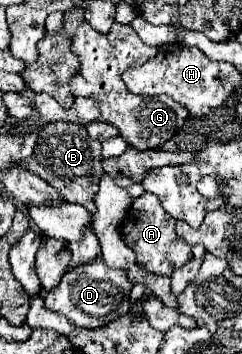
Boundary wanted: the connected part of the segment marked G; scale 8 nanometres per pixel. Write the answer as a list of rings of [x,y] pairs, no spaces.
[[[82,23],[72,39],[72,51],[80,55],[80,71],[70,79],[74,97],[92,97],[100,105],[102,121],[114,125],[122,139],[134,149],[146,151],[166,143],[178,129],[182,129],[188,111],[172,97],[140,97],[124,87],[122,73],[130,67],[142,67],[156,55],[156,47],[142,43],[130,25],[114,23],[108,33],[98,33],[90,23]]]

